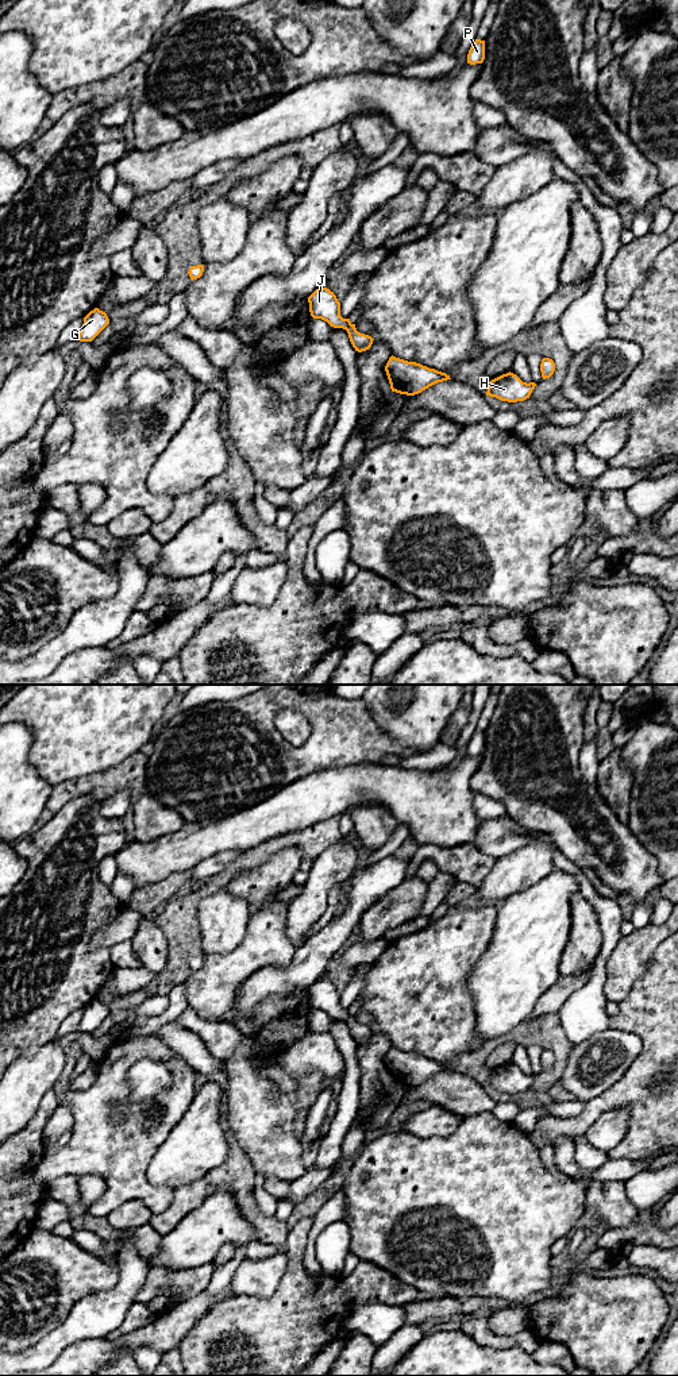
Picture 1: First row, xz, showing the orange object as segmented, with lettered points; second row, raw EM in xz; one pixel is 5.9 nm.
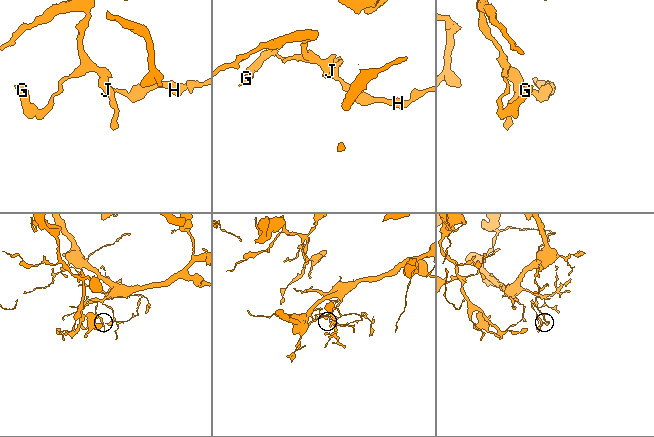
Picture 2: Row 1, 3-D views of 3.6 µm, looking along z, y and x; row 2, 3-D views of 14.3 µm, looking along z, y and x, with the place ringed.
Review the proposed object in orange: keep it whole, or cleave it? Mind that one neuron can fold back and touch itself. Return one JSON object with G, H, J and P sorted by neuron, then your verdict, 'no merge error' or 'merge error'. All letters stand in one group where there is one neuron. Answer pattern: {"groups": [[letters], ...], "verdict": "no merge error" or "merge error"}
{"groups": [["G", "H", "J", "P"]], "verdict": "no merge error"}

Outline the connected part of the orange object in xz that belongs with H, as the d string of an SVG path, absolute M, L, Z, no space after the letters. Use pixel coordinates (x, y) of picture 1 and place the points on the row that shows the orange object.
M509 371L489 382L486 396L501 401L517 402L529 398L535 386L535 382L523 382L516 374Z

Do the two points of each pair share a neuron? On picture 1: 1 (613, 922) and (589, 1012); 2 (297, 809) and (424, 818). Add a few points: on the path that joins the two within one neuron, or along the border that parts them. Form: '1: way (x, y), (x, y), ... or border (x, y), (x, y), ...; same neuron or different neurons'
1: way (608, 944), (600, 962), (598, 978), (593, 990); same neuron
2: way (328, 793), (345, 787), (393, 787); same neuron

